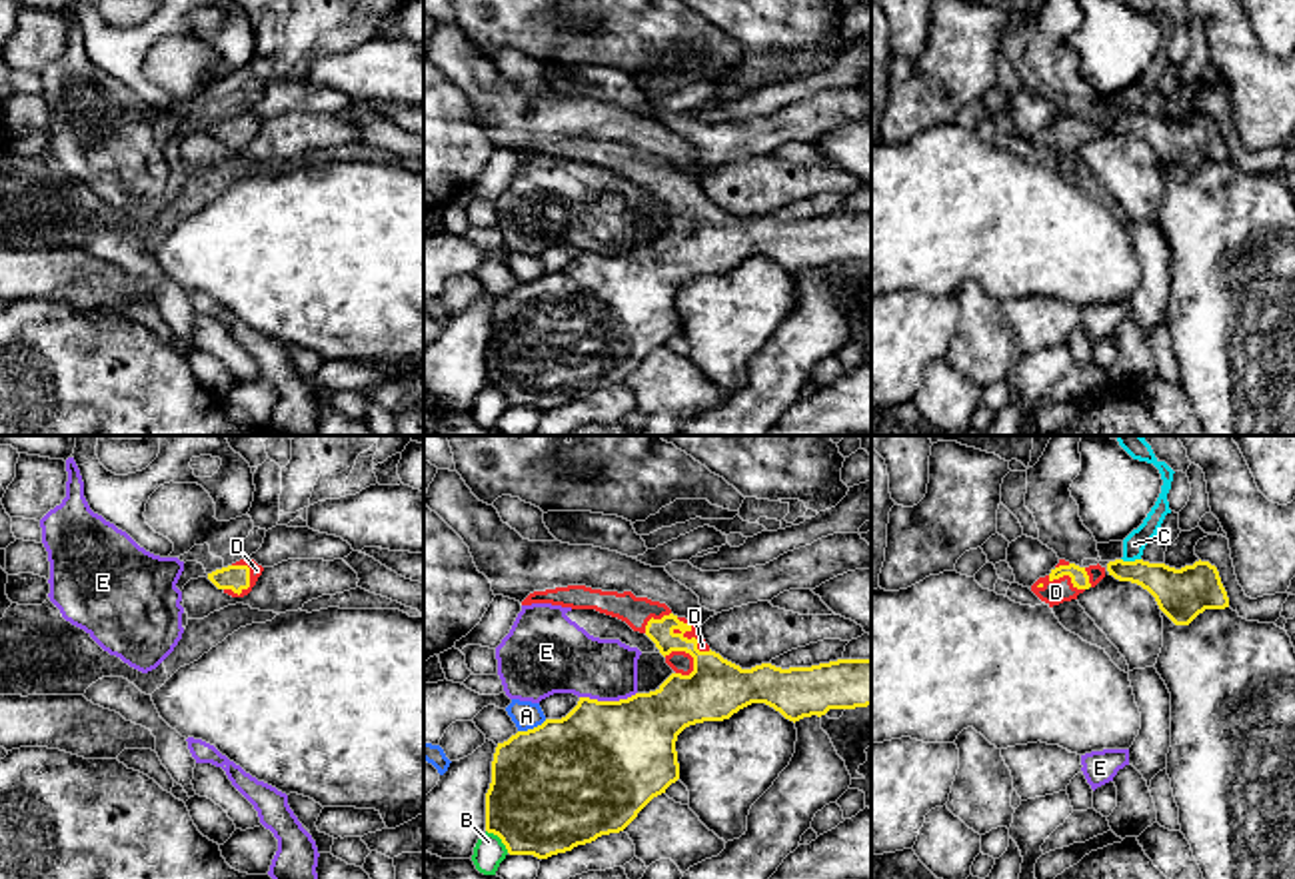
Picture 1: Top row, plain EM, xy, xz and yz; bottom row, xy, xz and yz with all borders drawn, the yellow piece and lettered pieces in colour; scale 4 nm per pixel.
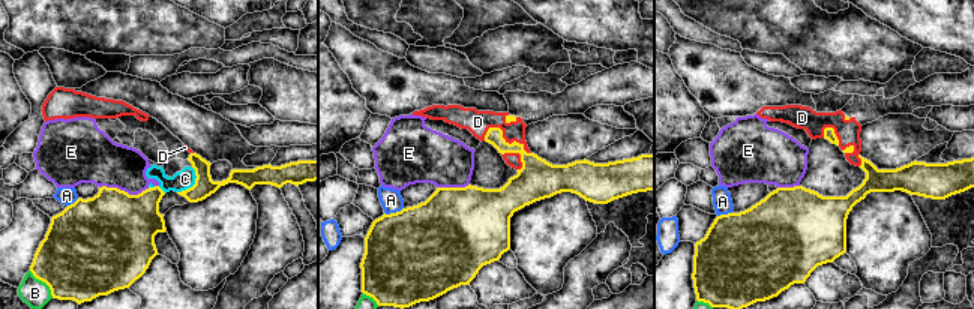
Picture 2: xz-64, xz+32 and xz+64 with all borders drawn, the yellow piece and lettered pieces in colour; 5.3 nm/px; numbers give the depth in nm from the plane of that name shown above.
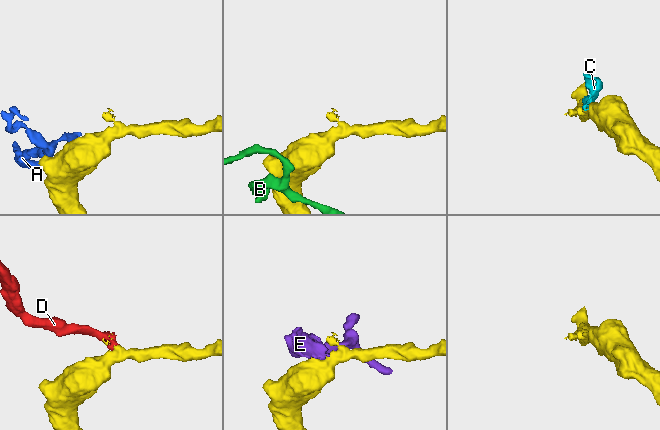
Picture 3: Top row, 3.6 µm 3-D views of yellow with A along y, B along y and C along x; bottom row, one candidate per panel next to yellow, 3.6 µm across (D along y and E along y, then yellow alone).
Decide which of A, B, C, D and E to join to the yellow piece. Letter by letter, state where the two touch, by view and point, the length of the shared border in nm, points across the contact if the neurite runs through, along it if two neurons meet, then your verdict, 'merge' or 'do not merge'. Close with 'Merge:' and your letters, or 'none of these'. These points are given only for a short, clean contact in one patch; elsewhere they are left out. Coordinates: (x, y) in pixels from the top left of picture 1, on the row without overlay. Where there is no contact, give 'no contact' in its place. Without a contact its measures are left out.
A: contact xz (534, 280); length 130 nm; do not merge
B: contact xz (500, 390); length 130 nm; do not merge
C: contact yz (1132, 114); length 80 nm; border yz (1122, 110), (1140, 112); do not merge
D: contact xz (692, 190); length 190 nm; way xz (716, 240), (694, 216), (692, 190), (702, 198); merge
E: contact xz (608, 254); length 240 nm; border xz (636, 244), (618, 252), (580, 250); do not merge
Merge: D

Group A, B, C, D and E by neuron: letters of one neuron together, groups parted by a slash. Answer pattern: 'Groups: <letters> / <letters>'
Groups: A / B / C E / D

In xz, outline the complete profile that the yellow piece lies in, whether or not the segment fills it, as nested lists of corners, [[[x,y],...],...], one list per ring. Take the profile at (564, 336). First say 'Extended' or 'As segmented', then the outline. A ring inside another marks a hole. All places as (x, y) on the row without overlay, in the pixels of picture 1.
Extended. [[[568,138],[530,146],[522,158],[552,156],[572,162],[596,162],[646,186],[673,226],[649,246],[620,254],[580,250],[562,272],[518,284],[498,296],[492,336],[486,346],[486,384],[502,392],[510,408],[548,412],[624,384],[638,366],[679,332],[675,294],[695,276],[723,274],[751,256],[765,256],[789,274],[825,268],[829,262],[871,258],[871,212],[837,212],[811,220],[781,222],[761,216],[751,222],[711,204],[703,188],[665,156],[636,150],[632,144],[602,144]]]

